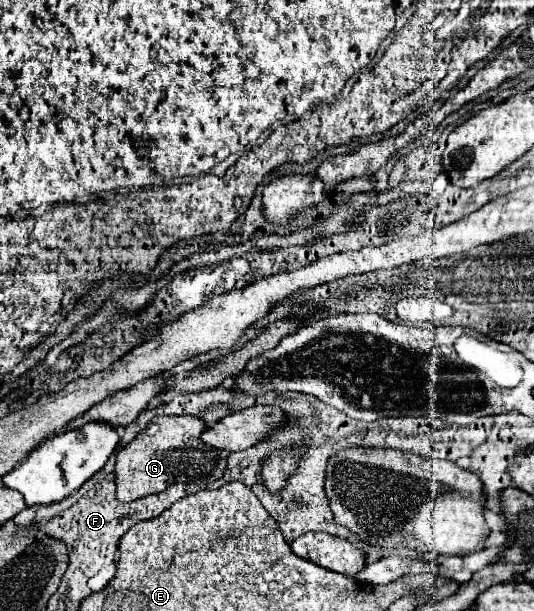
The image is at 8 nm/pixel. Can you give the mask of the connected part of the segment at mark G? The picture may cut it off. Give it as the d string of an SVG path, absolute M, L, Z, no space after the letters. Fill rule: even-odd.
M155 416L147 428L133 438L133 442L115 452L113 474L117 500L133 502L149 494L159 494L177 482L195 482L199 488L211 488L211 484L223 476L227 456L199 440L203 430L205 422L193 416Z

